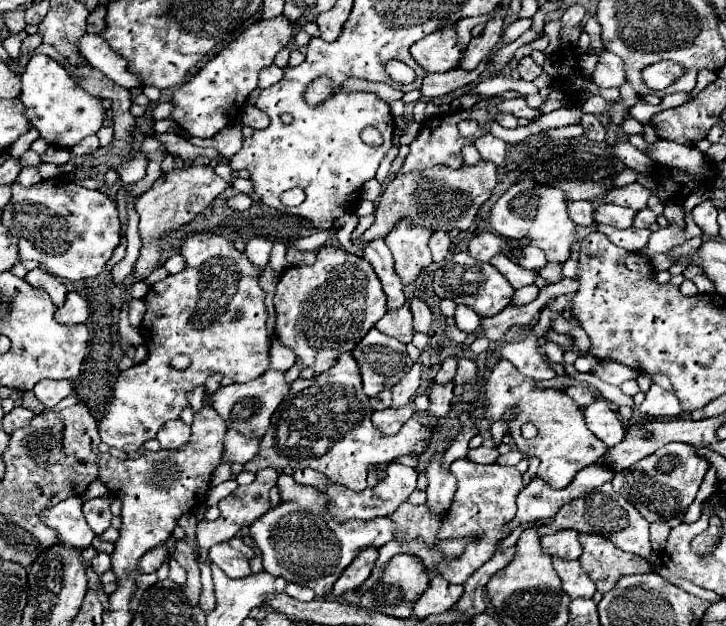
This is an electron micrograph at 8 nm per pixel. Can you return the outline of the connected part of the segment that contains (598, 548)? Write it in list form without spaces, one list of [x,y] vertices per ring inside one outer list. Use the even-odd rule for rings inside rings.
[[[579,534],[579,542],[583,546],[583,554],[579,558],[581,568],[589,574],[601,594],[609,592],[621,576],[651,570],[645,558],[615,548],[599,534]]]

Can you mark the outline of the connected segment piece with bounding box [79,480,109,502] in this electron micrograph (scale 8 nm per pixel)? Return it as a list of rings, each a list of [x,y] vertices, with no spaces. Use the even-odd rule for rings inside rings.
[[[95,480],[93,484],[89,484],[87,486],[87,490],[85,490],[85,494],[81,494],[79,498],[83,500],[83,502],[87,502],[87,500],[91,500],[91,498],[97,498],[97,496],[105,496],[105,494],[109,494],[109,490],[99,482],[99,480]]]

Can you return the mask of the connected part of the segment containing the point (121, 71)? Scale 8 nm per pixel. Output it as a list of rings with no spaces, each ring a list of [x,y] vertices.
[[[85,34],[79,42],[79,50],[93,68],[101,70],[115,84],[119,84],[119,86],[123,86],[128,90],[142,85],[137,74],[133,74],[133,72],[129,74],[127,60],[121,58],[117,52],[113,52],[103,36]]]

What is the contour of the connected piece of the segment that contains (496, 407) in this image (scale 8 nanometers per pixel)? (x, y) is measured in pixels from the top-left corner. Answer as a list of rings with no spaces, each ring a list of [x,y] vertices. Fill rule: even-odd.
[[[501,360],[491,370],[491,378],[485,386],[485,414],[491,422],[497,422],[505,410],[515,410],[515,418],[509,422],[511,438],[523,454],[541,460],[537,476],[551,488],[565,488],[579,470],[595,464],[601,454],[607,452],[607,446],[585,426],[583,410],[563,390],[539,390],[535,382],[521,376],[511,362]],[[527,422],[537,428],[537,436],[529,440],[521,438],[521,426]]]

